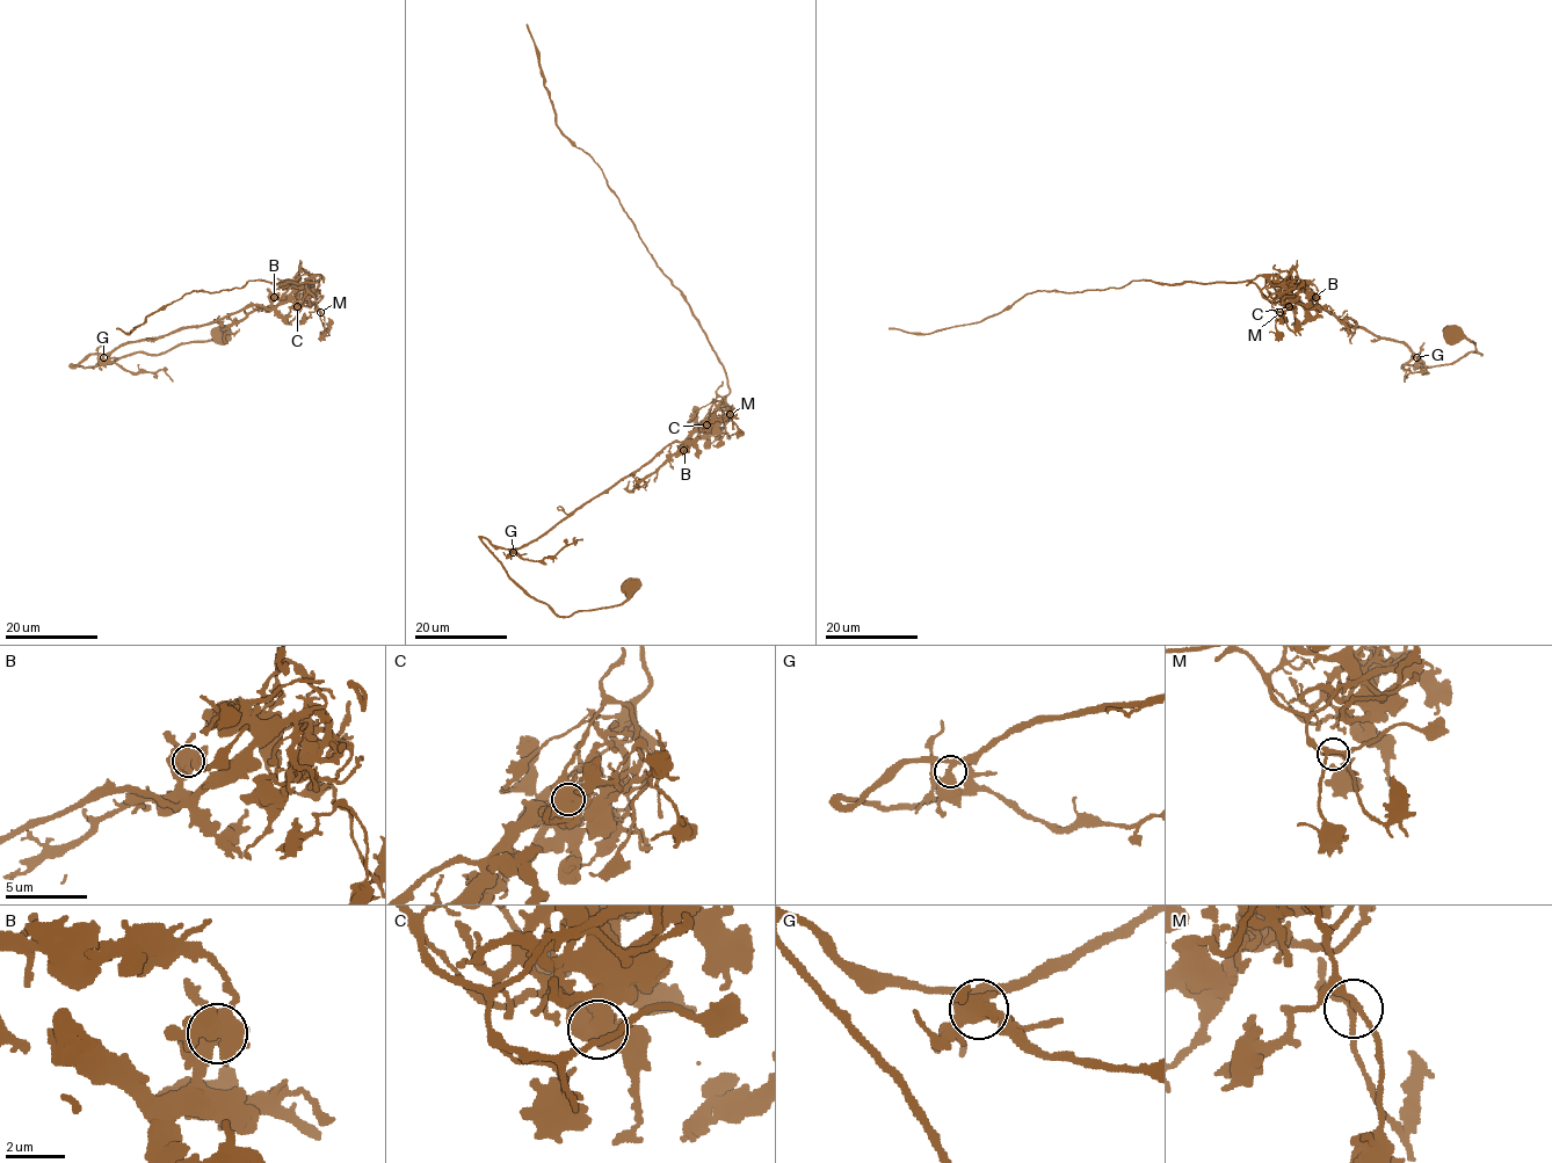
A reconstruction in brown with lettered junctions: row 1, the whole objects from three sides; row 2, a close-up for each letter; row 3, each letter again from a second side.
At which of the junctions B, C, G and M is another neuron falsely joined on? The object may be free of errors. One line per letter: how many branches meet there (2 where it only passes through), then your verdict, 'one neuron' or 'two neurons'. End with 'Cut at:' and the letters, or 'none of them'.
B: 5 | one neuron
C: 4 | two neurons
G: 4 | one neuron
M: 4 | one neuron
Cut at: C

